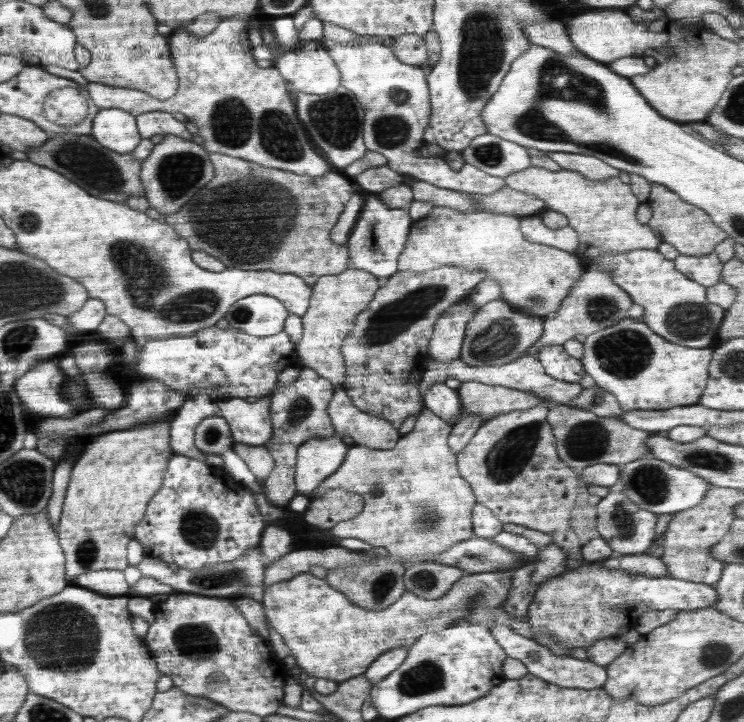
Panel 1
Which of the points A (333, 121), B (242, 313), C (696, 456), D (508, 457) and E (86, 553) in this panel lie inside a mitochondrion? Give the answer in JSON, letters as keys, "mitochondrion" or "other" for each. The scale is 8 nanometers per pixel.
{"A":"mitochondrion","B":"mitochondrion","C":"mitochondrion","D":"mitochondrion","E":"mitochondrion"}

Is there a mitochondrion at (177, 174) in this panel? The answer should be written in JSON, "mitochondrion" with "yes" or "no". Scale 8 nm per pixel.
{"mitochondrion":"yes"}

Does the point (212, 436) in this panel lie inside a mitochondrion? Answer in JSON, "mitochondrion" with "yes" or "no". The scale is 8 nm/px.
{"mitochondrion":"yes"}

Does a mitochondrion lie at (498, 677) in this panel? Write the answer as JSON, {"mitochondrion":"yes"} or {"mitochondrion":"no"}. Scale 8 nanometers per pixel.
{"mitochondrion":"no"}

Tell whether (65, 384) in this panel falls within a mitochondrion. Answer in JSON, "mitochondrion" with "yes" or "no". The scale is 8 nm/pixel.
{"mitochondrion":"no"}

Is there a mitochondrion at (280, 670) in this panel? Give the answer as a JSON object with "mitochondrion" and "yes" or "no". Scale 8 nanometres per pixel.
{"mitochondrion":"no"}

